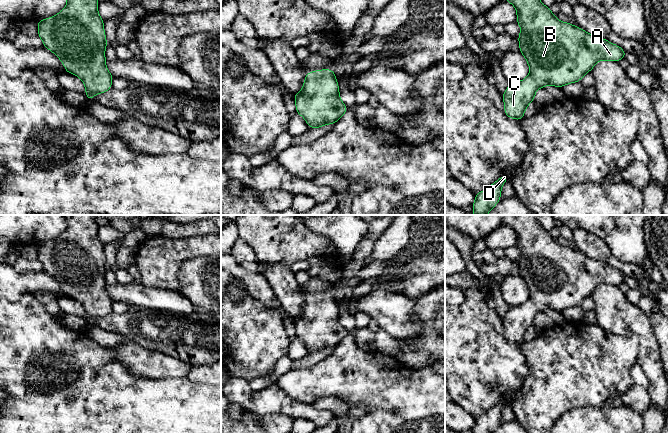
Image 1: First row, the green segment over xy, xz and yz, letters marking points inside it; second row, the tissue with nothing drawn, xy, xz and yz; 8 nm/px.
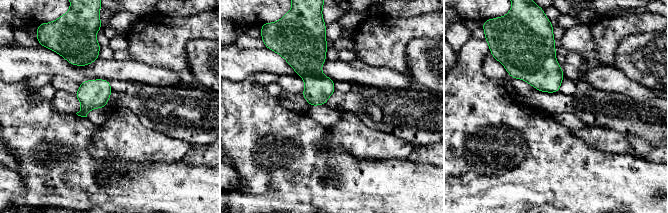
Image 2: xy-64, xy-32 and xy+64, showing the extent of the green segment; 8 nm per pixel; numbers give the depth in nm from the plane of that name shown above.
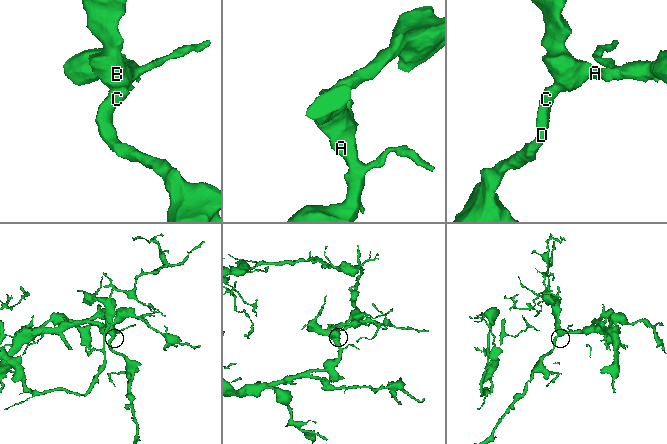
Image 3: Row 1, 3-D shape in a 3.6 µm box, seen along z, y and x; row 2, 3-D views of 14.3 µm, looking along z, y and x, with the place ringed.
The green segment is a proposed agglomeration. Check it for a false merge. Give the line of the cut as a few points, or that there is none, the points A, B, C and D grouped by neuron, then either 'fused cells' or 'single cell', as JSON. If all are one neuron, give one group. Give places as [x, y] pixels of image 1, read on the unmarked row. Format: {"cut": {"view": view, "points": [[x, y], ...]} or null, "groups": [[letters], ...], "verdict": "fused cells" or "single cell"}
{"cut": null, "groups": [["A", "B", "C", "D"]], "verdict": "single cell"}

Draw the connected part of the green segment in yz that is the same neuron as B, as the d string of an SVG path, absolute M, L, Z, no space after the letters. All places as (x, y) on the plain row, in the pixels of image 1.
M503 215L503 221L517 234L516 246L520 249L519 275L530 291L529 299L522 305L510 307L502 318L504 336L518 345L524 342L527 330L535 324L539 312L564 309L581 305L601 284L619 286L626 275L608 264L594 260L578 250L561 246L537 220L538 215Z

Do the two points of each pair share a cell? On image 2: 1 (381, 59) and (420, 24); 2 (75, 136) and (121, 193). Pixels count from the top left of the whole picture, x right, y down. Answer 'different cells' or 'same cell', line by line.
1: same cell
2: same cell

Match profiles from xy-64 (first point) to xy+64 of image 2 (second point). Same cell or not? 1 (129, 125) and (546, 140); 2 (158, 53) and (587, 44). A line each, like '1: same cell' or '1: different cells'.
1: different cells
2: different cells

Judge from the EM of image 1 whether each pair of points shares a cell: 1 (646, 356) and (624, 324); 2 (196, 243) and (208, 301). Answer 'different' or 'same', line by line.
1: same
2: different

